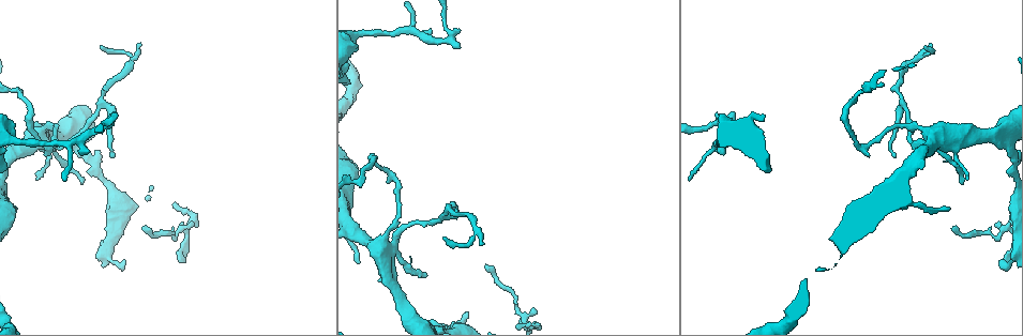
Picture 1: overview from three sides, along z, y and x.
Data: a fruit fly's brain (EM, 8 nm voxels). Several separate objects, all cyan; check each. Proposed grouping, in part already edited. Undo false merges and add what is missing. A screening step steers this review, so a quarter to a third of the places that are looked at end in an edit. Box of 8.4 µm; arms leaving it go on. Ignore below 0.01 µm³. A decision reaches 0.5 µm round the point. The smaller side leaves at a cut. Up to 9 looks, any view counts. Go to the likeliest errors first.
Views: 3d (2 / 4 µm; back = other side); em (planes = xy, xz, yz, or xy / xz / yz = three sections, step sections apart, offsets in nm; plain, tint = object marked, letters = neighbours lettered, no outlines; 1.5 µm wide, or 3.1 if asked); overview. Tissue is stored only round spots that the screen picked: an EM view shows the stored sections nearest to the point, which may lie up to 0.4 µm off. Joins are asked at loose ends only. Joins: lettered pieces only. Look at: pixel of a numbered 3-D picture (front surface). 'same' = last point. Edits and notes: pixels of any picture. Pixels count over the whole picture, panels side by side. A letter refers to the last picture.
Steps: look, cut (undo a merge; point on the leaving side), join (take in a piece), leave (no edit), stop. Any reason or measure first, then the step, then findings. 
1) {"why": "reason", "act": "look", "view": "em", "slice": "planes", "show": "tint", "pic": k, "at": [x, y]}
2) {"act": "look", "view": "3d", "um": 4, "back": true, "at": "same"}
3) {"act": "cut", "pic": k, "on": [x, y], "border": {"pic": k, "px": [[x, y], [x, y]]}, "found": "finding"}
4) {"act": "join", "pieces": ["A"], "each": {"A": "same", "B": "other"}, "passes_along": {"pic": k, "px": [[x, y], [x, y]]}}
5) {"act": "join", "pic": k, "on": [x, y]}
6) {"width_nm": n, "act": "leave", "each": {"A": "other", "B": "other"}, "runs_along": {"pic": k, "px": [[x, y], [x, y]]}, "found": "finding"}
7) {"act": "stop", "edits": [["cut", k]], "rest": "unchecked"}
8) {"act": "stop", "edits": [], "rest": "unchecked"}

{"why": "thin end", "act": "look", "view": "3d", "um": 2, "pic": 1, "at": [444, 236]}

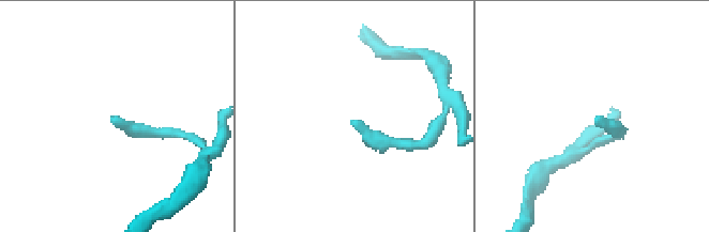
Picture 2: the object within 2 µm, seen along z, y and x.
{"act": "look", "view": "em", "slice": "planes", "show": "plain", "pic": 2, "at": [111, 122]}

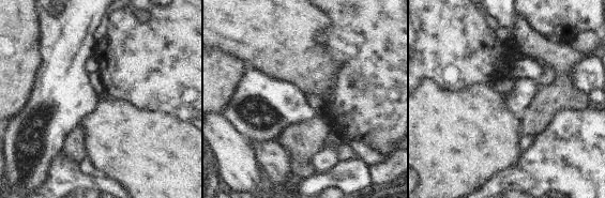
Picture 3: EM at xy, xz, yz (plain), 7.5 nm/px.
{"act": "look", "view": "em", "slice": "planes", "show": "letters", "at": "same"}

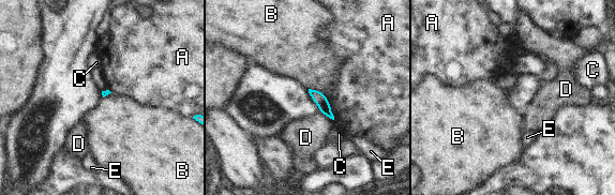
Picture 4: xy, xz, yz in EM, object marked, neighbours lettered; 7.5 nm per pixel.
{"act": "leave", "each": {"A": "other", "B": "other", "C": "other", "D": "other", "E": "other"}, "border": {"pic": 4, "px": [[309, 88], [319, 90], [323, 93]]}, "found": "none of them fits"}

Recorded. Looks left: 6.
{"why": "branch stops here", "act": "look", "view": "3d", "um": 4, "pic": 1, "at": [485, 266]}

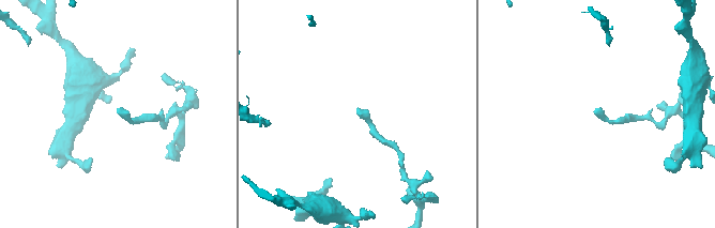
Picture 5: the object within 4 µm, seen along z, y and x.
{"act": "look", "view": "em", "slice": "yz", "step": 4, "show": "letters", "pic": 5, "at": [357, 107]}

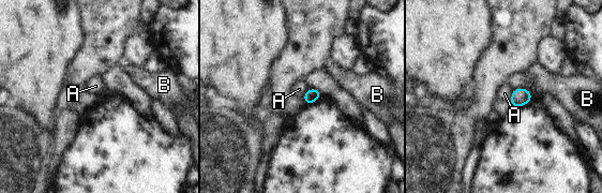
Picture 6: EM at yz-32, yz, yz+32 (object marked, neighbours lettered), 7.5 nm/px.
{"act": "leave", "each": {"A": "other", "B": "other"}, "border": {"pic": 6, "px": [[512, 90], [512, 95], [509, 100]]}, "found": "no lettered piece goes on from it"}

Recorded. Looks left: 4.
{"act": "look", "view": "3d", "um": 4, "pic": 1, "at": [894, 156]}

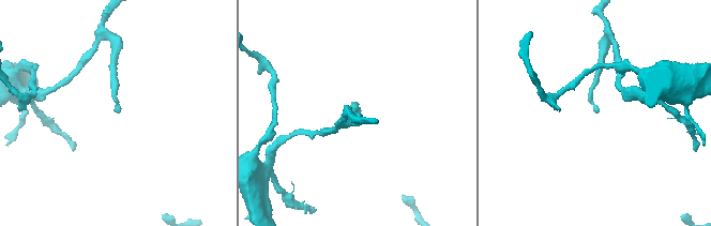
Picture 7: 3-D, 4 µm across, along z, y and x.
{"act": "look", "view": "em", "slice": "xz", "step": 8, "show": "tint", "pic": 7, "at": [118, 113]}

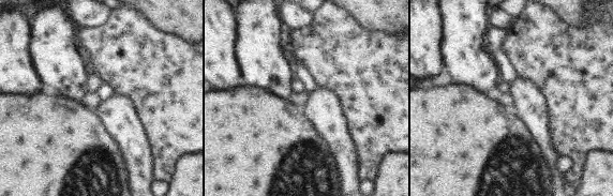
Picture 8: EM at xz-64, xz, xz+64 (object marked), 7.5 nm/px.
{"why": "cut it another way", "act": "look", "view": "em", "slice": "planes", "show": "letters", "at": "same"}

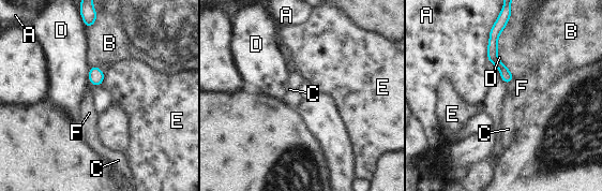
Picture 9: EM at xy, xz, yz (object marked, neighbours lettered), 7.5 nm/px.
{"width_nm": 90, "act": "leave", "each": {"A": "other", "B": "other", "C": "other", "D": "other", "E": "other", "F": "other"}, "runs_along": {"pic": 9, "px": [[505, 20], [493, 57], [508, 79]]}, "found": "none of them fits"}

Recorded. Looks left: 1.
{"act": "stop", "edits": [], "rest": "unchecked"}

